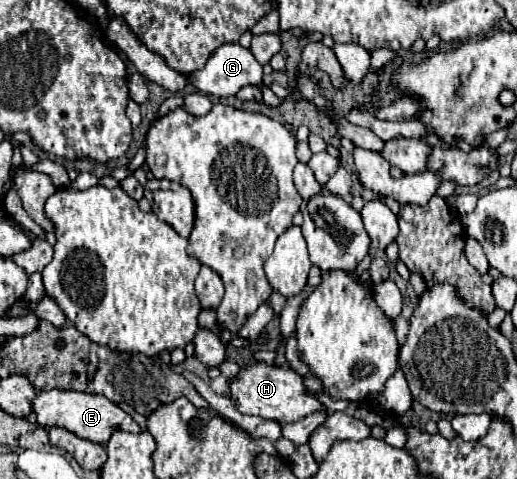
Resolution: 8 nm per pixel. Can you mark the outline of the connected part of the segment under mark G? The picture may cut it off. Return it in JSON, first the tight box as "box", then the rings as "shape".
{"box":[187,43,263,97],"shape":[[[227,43],[211,55],[207,65],[199,71],[187,75],[189,83],[195,85],[201,93],[215,97],[233,97],[239,89],[247,85],[261,85],[263,67],[251,55],[249,49]]]}

